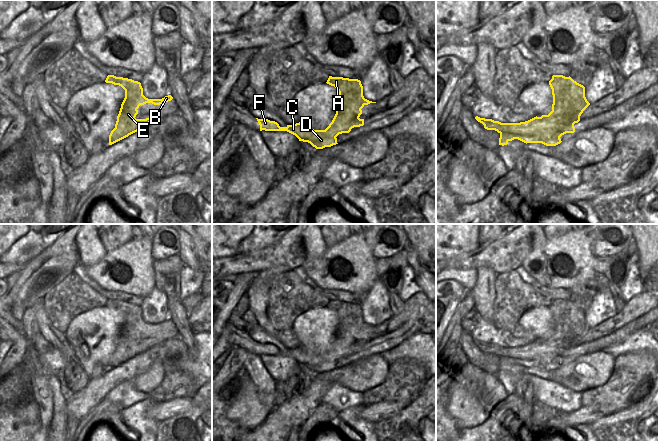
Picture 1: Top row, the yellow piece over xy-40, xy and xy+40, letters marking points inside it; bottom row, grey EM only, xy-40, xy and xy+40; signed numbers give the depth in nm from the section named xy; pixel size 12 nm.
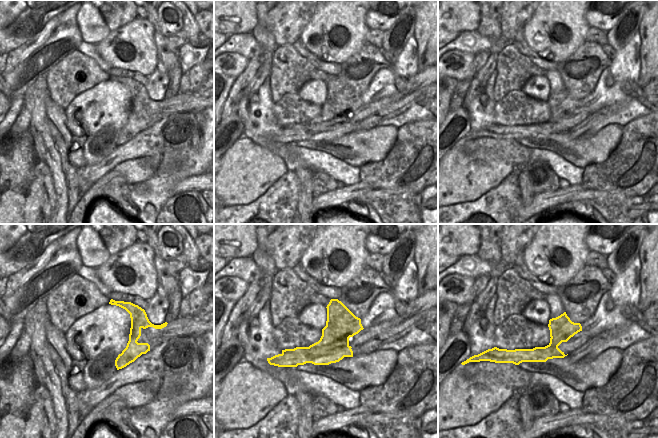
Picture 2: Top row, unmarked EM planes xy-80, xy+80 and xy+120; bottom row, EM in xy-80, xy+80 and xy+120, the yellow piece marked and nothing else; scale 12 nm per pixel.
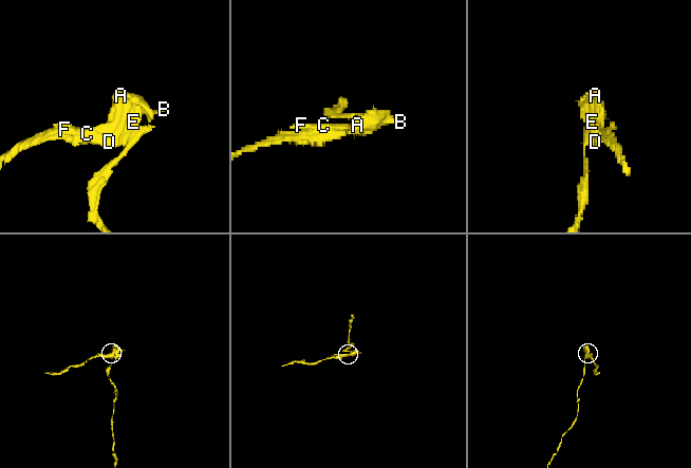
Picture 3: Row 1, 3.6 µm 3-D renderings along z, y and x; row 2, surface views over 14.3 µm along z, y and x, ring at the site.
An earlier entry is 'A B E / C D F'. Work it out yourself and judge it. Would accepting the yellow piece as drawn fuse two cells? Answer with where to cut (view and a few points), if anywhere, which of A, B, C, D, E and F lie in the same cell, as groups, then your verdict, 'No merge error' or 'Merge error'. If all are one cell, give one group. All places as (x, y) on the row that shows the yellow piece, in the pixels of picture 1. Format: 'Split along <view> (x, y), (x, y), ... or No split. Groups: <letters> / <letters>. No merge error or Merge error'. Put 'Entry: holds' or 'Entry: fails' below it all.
Split along xy+40 (540, 117), (557, 122), (557, 130), (565, 133). Groups: A B E / C D F. Merge error
Entry: holds

